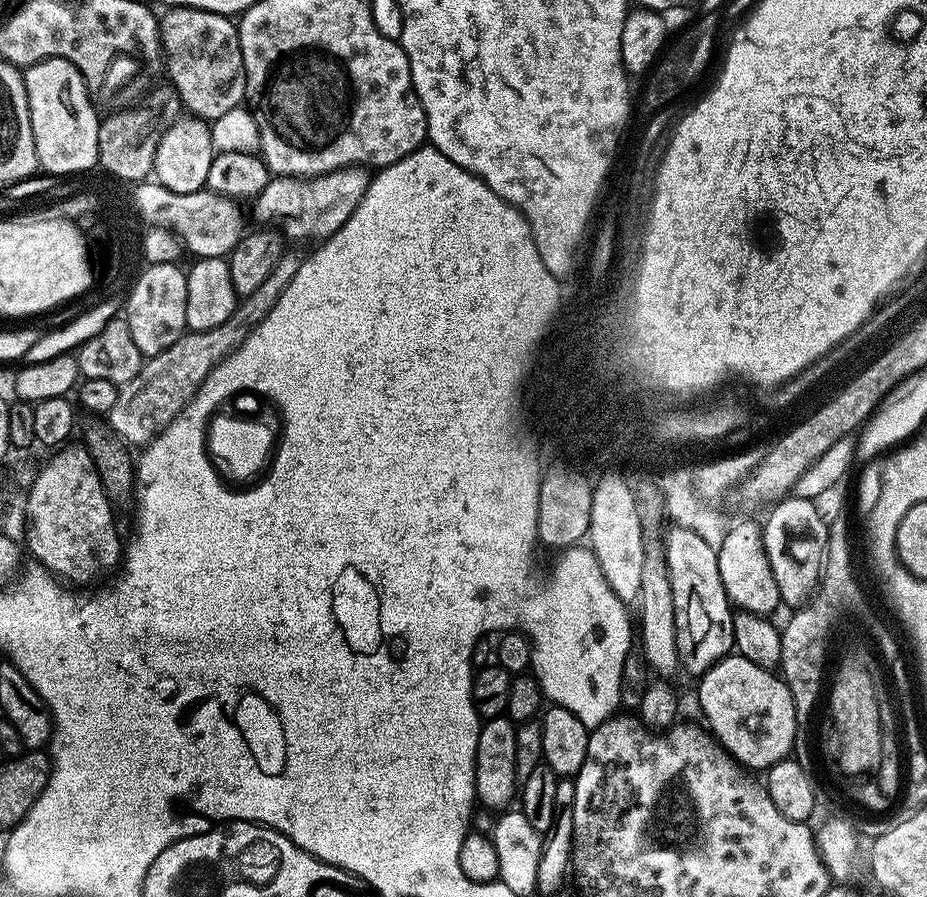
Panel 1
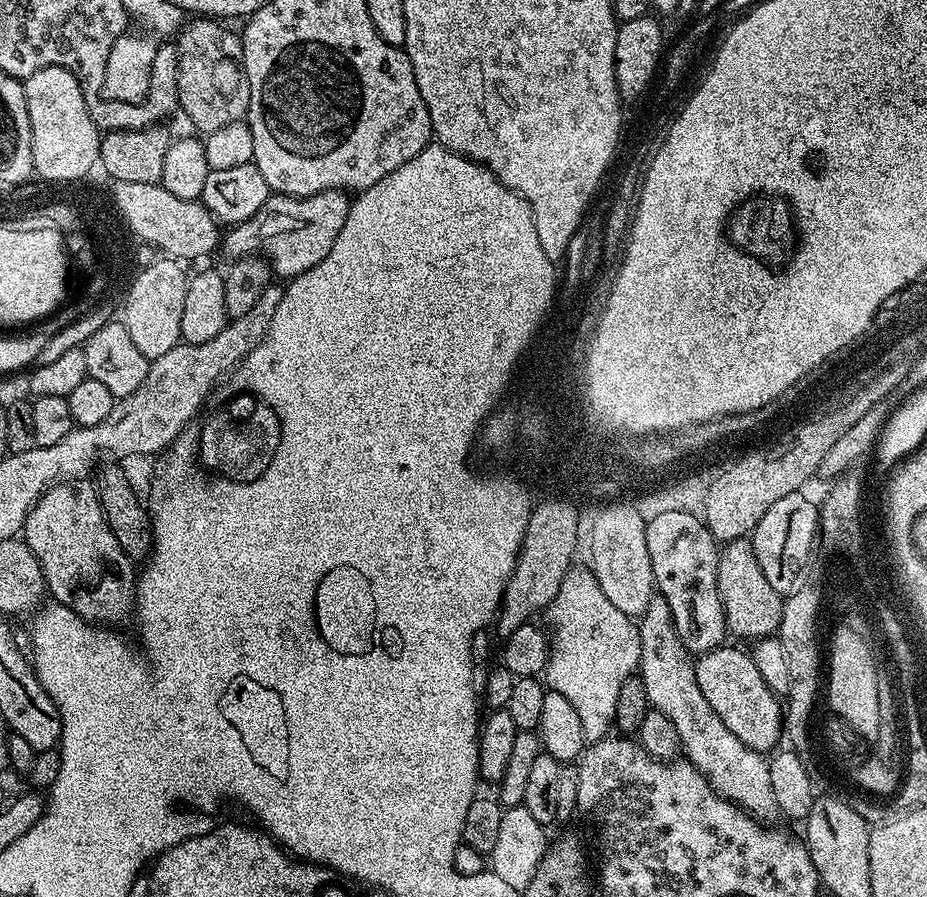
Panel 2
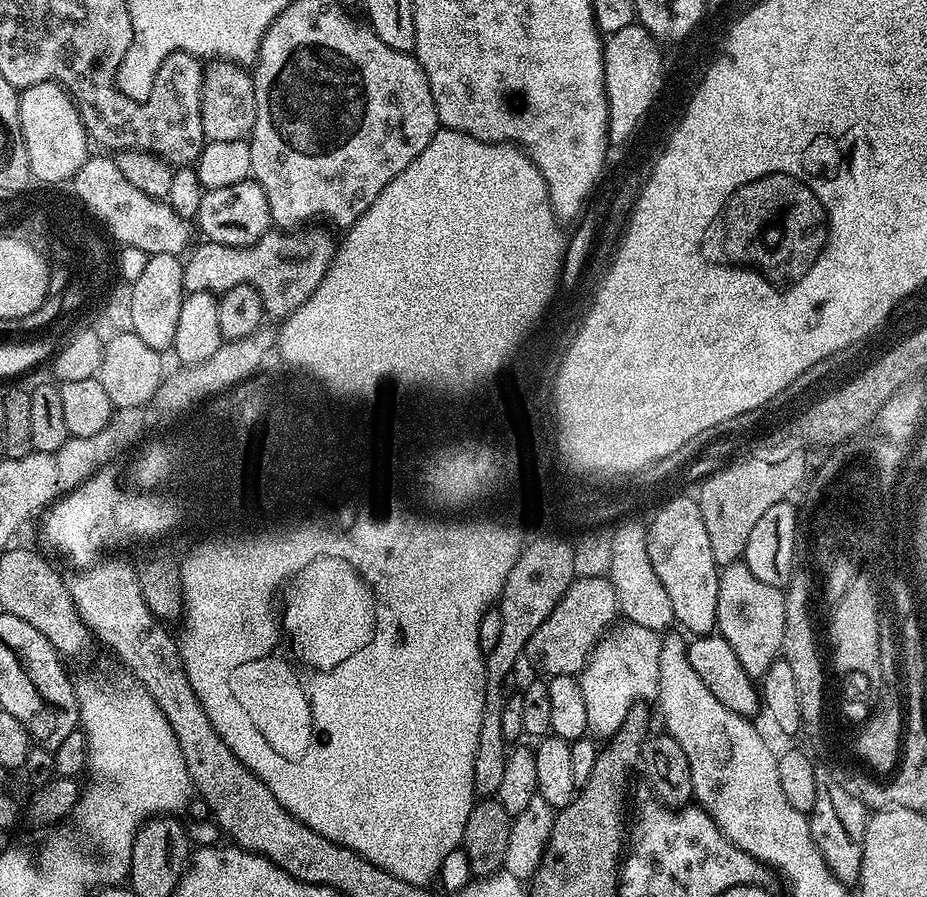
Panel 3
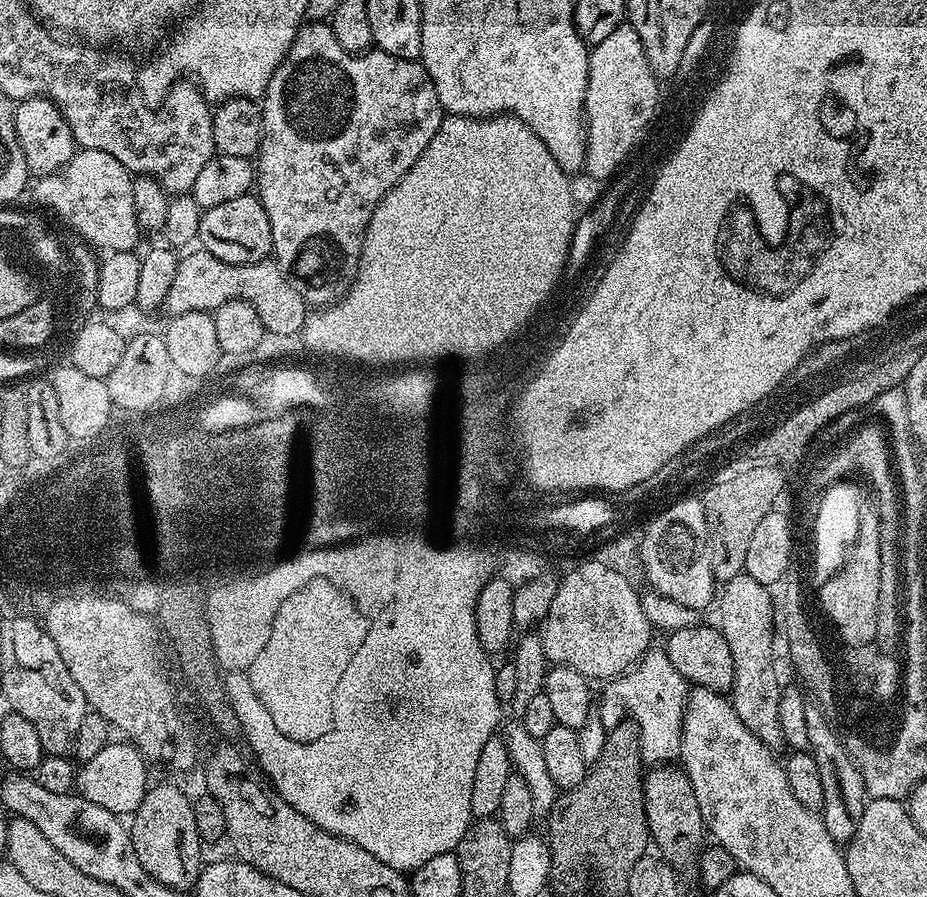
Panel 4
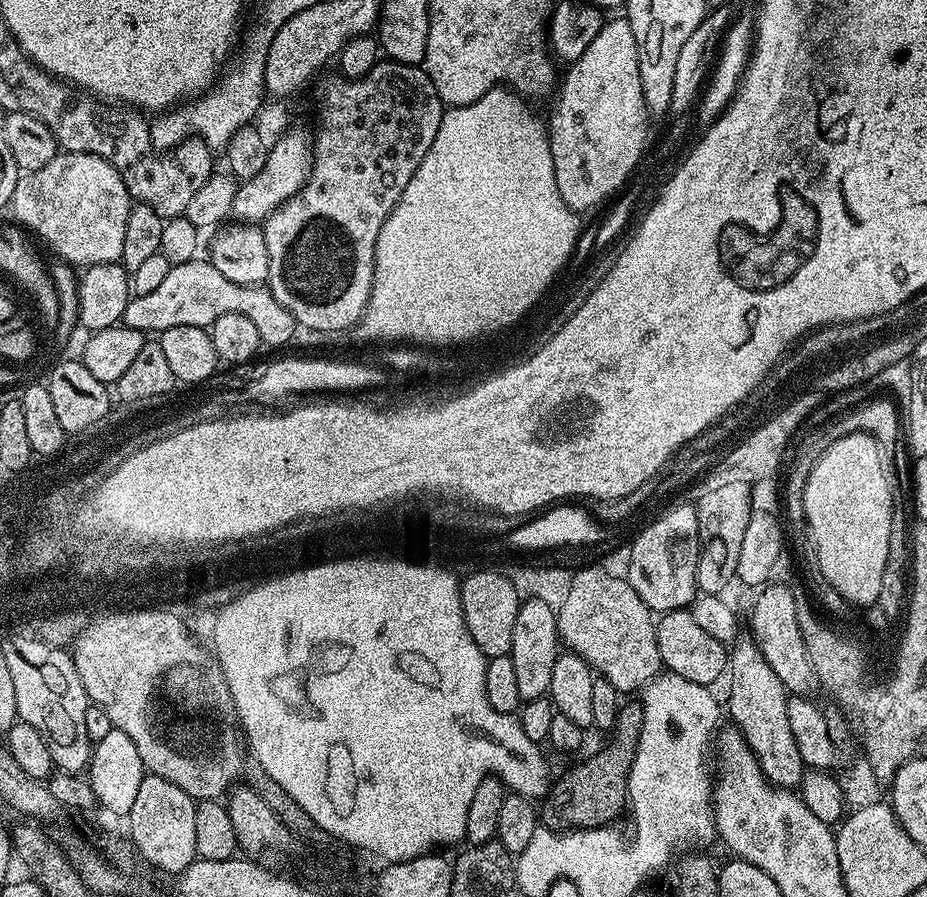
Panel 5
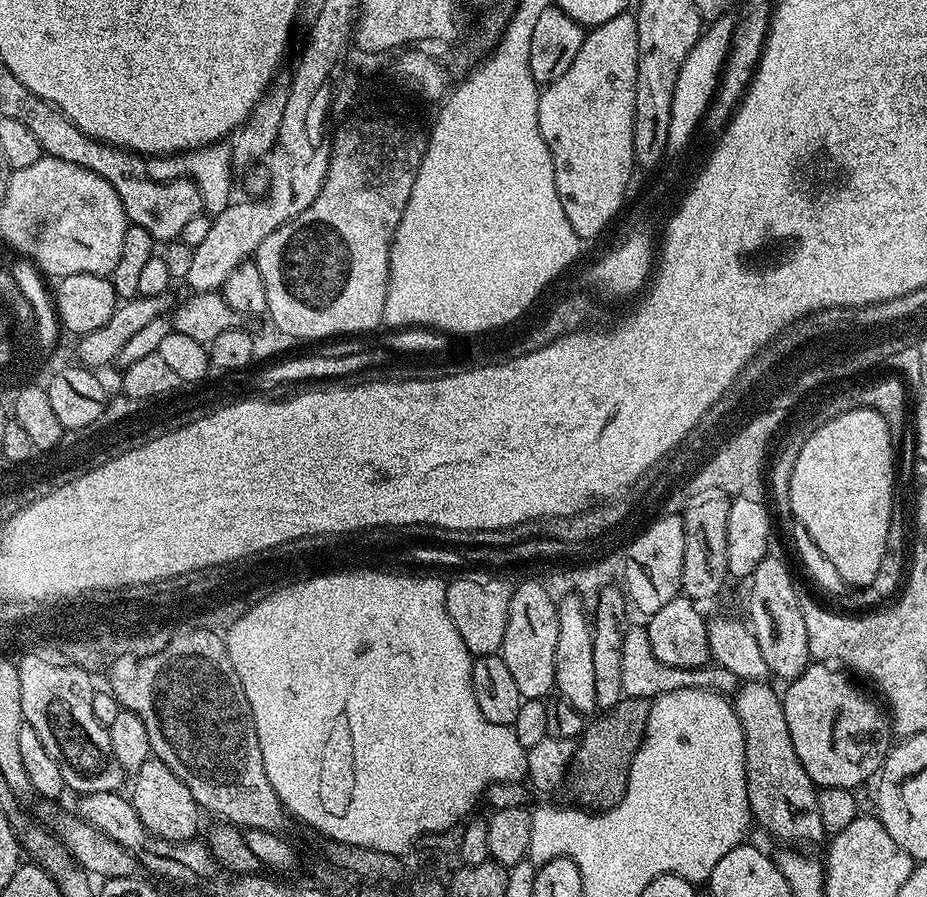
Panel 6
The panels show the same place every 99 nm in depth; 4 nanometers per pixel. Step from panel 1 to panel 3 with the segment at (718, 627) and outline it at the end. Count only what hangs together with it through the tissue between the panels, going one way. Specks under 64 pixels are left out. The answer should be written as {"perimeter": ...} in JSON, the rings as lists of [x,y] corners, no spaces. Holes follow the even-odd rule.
{"perimeter":[[[687,500],[676,501],[672,507],[661,512],[648,539],[648,553],[650,566],[654,566],[654,574],[658,574],[658,582],[662,582],[662,586],[666,586],[666,594],[670,594],[675,623],[681,624],[685,629],[680,628],[685,633],[692,632],[693,637],[709,635],[716,626],[720,568],[714,562],[710,534],[706,534],[696,500],[691,503]]]}

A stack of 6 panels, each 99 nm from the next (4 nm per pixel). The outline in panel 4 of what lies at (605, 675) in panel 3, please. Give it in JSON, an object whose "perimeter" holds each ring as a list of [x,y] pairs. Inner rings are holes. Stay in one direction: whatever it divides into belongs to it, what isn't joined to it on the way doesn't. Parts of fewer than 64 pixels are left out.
{"perimeter":[[[656,646],[644,653],[635,668],[607,681],[603,688],[612,692],[612,700],[628,700],[623,711],[640,728],[640,753],[644,764],[656,766],[675,761],[680,754],[684,704],[688,700],[690,685],[670,662],[667,651]]]}

